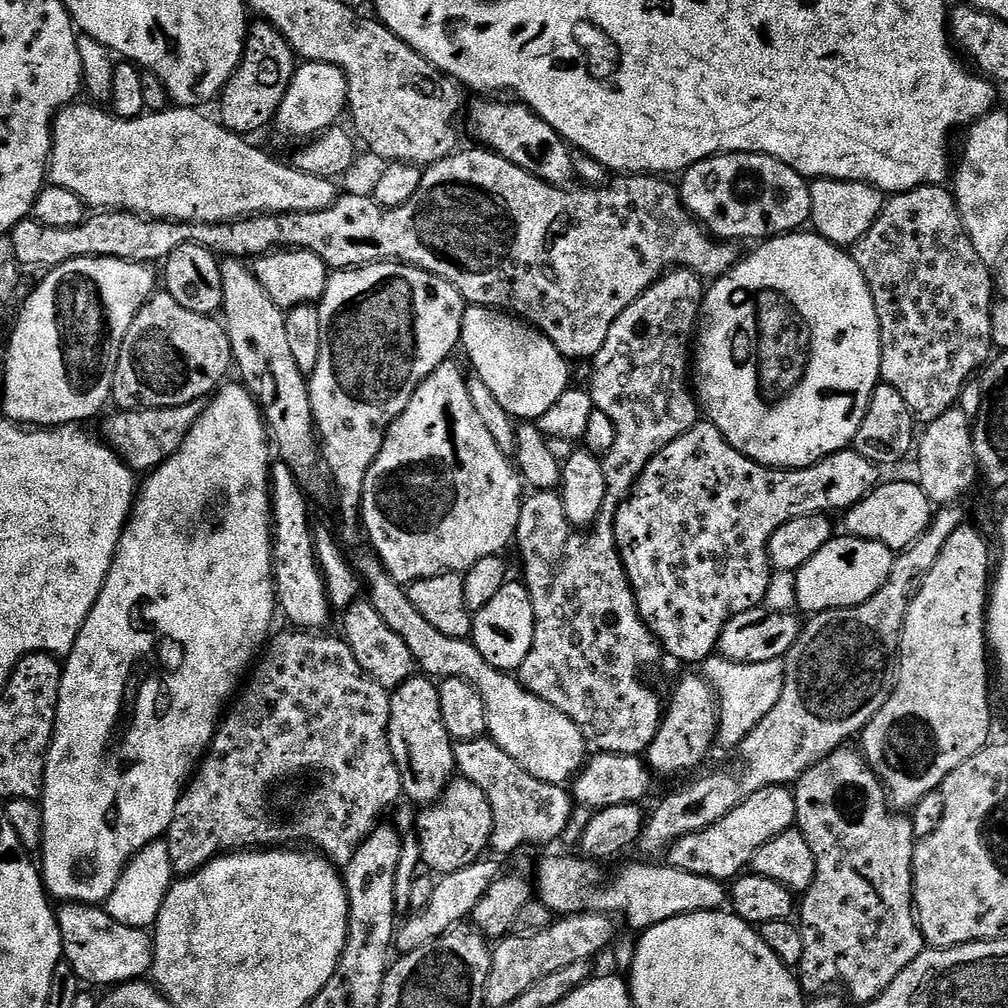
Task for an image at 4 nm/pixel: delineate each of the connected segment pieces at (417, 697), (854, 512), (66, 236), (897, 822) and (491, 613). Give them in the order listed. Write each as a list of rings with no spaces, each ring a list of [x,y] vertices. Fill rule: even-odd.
[[[414,674],[394,689],[391,698],[388,741],[400,771],[403,795],[419,806],[431,806],[443,796],[457,771],[454,741],[442,722],[440,689],[435,679]]]
[[[896,480],[893,484],[881,483],[873,488],[870,495],[859,500],[853,508],[847,509],[844,520],[847,535],[860,536],[863,540],[876,540],[893,550],[903,550],[913,543],[927,530],[932,523],[934,505],[928,499],[919,483],[908,480]]]
[[[476,146],[473,152],[463,152],[457,150],[452,155],[447,156],[445,160],[439,160],[437,164],[429,164],[423,169],[424,177],[414,194],[402,206],[397,208],[381,208],[371,195],[368,196],[344,196],[337,195],[333,204],[326,206],[317,212],[265,212],[255,216],[245,216],[239,220],[223,222],[221,224],[203,224],[201,222],[177,222],[175,220],[157,220],[147,216],[141,216],[135,212],[125,212],[123,210],[100,210],[95,214],[89,215],[78,226],[73,228],[51,228],[42,222],[31,218],[19,220],[13,226],[10,233],[10,239],[14,246],[16,263],[21,266],[29,264],[32,268],[44,268],[51,270],[57,268],[59,264],[65,264],[71,260],[77,260],[83,256],[114,256],[117,260],[135,260],[137,262],[163,262],[174,249],[183,244],[201,244],[203,248],[208,248],[216,253],[220,258],[259,258],[273,250],[303,250],[313,252],[322,263],[332,270],[343,270],[345,268],[358,268],[362,264],[373,262],[403,262],[413,264],[415,268],[421,268],[427,272],[432,272],[440,276],[446,282],[450,282],[464,295],[465,301],[472,306],[483,306],[503,310],[509,314],[515,314],[523,318],[532,327],[537,328],[565,358],[572,356],[595,357],[598,350],[606,342],[610,334],[610,326],[637,300],[649,286],[656,283],[665,272],[675,270],[681,266],[689,268],[690,271],[696,272],[701,278],[719,278],[725,276],[729,270],[741,259],[742,252],[739,252],[737,245],[732,242],[721,242],[713,238],[706,231],[705,225],[701,224],[691,212],[684,206],[684,201],[680,198],[680,189],[675,183],[671,184],[671,179],[661,178],[656,174],[624,174],[619,178],[613,179],[607,186],[579,186],[580,188],[569,187],[565,190],[563,187],[547,184],[545,180],[539,180],[532,176],[526,170],[514,166],[506,158],[502,158],[498,153],[491,150],[485,150],[483,147]]]
[[[848,746],[836,749],[802,774],[794,785],[795,827],[810,842],[816,863],[814,882],[803,893],[804,901],[798,904],[798,927],[802,934],[798,979],[801,989],[808,994],[823,993],[827,984],[841,984],[853,1001],[866,1006],[877,1000],[914,958],[924,953],[926,945],[914,907],[912,882],[918,835],[904,817],[907,815],[894,810],[880,777],[867,759],[857,749],[850,749]]]
[[[509,582],[475,613],[472,621],[472,645],[486,658],[490,666],[500,672],[515,673],[526,662],[530,646],[534,642],[534,606],[530,602],[528,589],[520,582]]]

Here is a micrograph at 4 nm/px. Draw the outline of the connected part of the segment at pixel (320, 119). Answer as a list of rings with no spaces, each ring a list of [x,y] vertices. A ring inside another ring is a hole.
[[[309,60],[297,67],[292,81],[288,84],[286,94],[276,112],[275,127],[280,127],[288,136],[299,142],[319,136],[337,123],[340,115],[345,115],[348,107],[348,83],[346,74],[338,66]]]

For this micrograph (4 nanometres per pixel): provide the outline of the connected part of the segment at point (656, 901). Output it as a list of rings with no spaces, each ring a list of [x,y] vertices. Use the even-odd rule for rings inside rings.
[[[580,854],[548,856],[540,873],[534,876],[534,888],[538,899],[554,914],[575,916],[582,912],[603,912],[616,918],[625,916],[629,926],[637,930],[652,928],[691,912],[715,912],[729,903],[729,889],[714,878],[690,874],[660,862],[635,863],[618,869],[609,880],[604,880],[604,872],[595,859]]]

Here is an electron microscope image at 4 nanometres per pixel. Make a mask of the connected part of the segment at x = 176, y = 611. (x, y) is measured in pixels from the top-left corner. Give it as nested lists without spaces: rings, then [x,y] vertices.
[[[225,383],[207,401],[204,413],[194,422],[193,428],[186,434],[177,452],[143,477],[128,523],[124,526],[124,533],[120,535],[120,545],[116,547],[112,565],[106,574],[106,582],[98,594],[98,602],[94,602],[71,652],[63,661],[56,707],[56,729],[52,735],[52,745],[48,748],[48,759],[44,762],[42,793],[44,809],[42,879],[45,889],[57,901],[103,905],[114,890],[114,886],[118,886],[120,875],[123,874],[128,861],[138,855],[145,846],[159,841],[167,833],[180,795],[188,787],[198,765],[211,748],[212,739],[216,737],[216,729],[221,723],[226,705],[241,687],[240,675],[244,671],[245,673],[249,671],[250,665],[257,659],[258,653],[265,647],[273,631],[272,615],[277,615],[278,605],[276,581],[272,575],[273,527],[270,459],[268,460],[270,429],[261,405],[260,408],[256,405],[257,397],[249,392],[243,383],[235,383]]]

